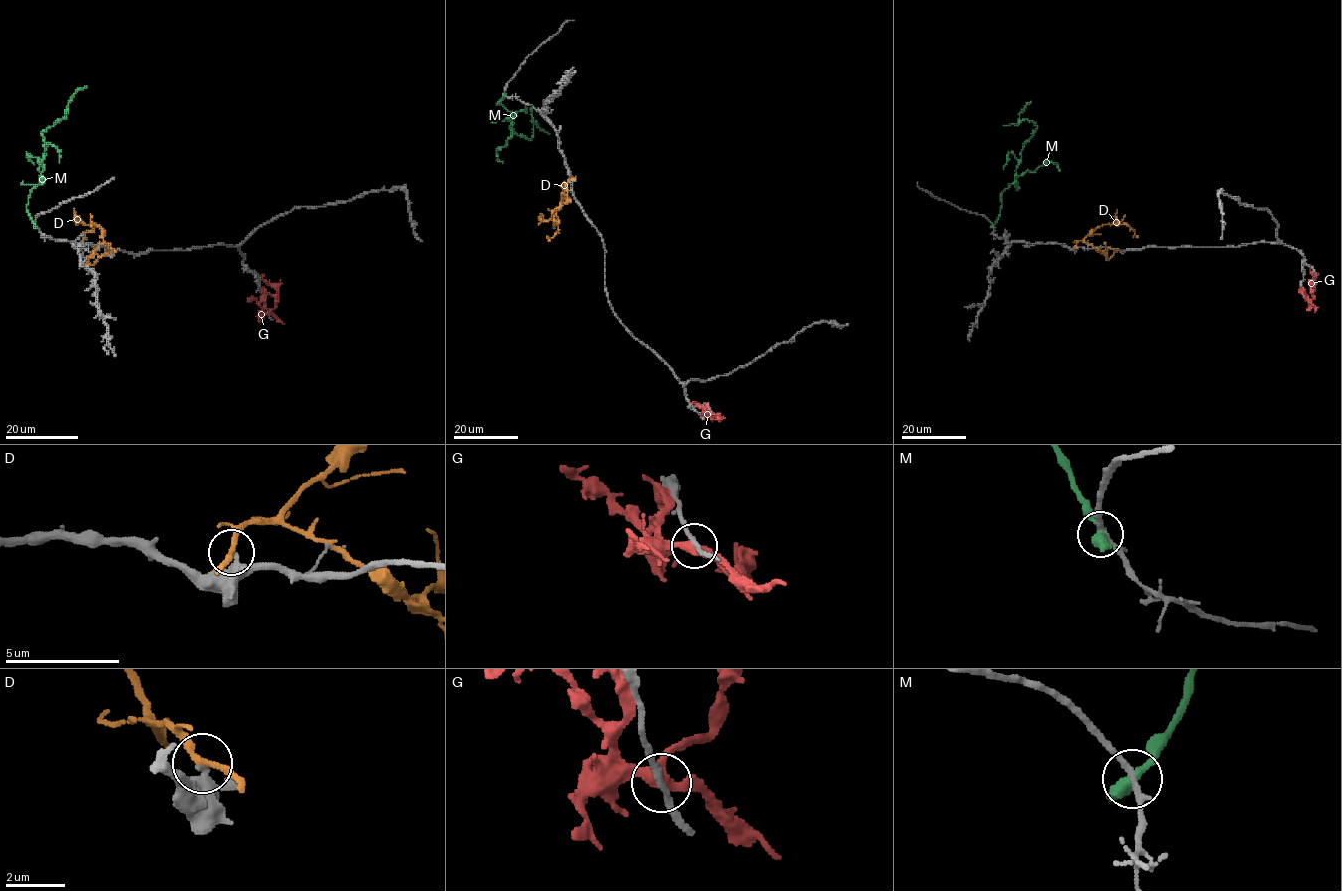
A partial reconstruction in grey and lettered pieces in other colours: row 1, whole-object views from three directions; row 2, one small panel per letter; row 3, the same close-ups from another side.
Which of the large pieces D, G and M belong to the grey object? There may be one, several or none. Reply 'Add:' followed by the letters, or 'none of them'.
Add: none of them

